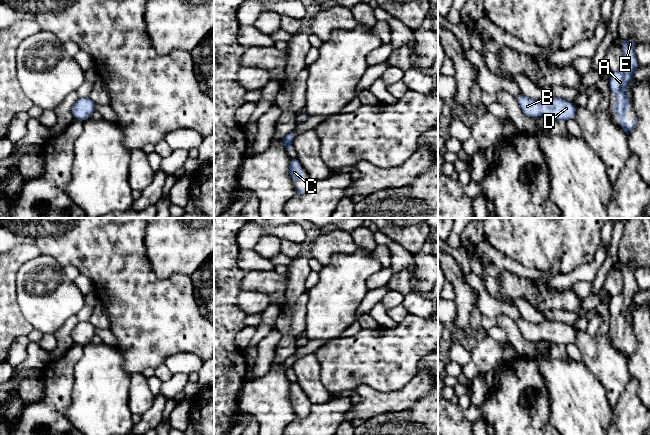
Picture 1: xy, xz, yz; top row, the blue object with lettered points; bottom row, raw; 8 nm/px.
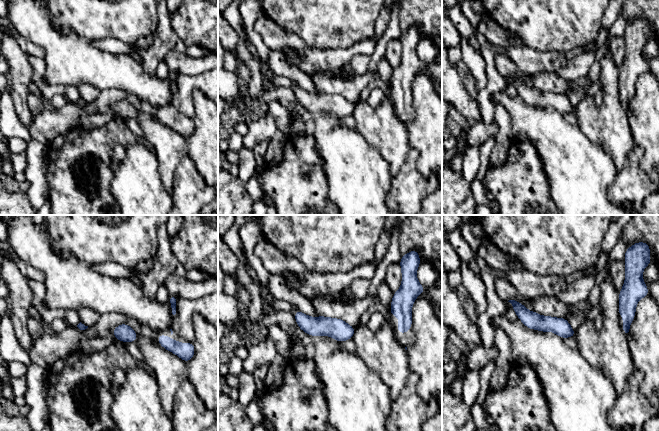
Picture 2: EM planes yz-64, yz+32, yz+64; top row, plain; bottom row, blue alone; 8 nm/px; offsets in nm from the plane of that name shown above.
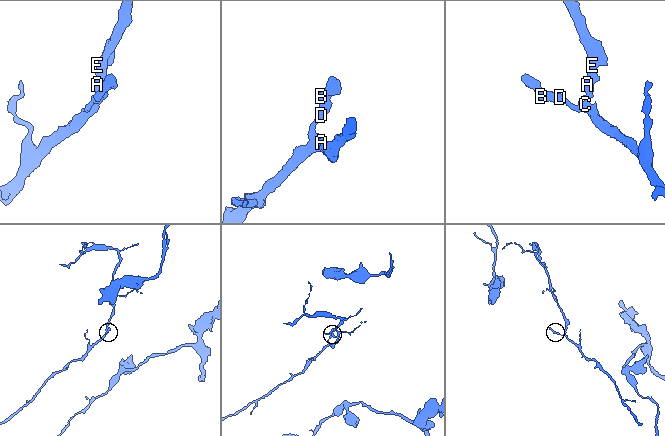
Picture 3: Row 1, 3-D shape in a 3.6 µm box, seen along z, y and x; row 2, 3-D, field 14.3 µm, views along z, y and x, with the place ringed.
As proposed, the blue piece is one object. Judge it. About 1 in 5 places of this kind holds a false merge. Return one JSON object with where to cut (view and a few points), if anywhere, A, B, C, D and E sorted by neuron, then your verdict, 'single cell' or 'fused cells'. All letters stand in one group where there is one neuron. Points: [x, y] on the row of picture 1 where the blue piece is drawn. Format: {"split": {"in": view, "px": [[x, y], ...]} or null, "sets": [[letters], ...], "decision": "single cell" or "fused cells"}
{"split": null, "sets": [["A", "B", "C", "D", "E"]], "decision": "single cell"}

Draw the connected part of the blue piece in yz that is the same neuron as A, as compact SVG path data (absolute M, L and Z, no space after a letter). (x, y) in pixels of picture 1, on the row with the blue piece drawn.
M633 38L621 40L623 50L623 66L620 70L610 74L609 88L611 95L619 96L619 103L612 104L610 109L619 115L618 122L622 130L628 135L629 132L637 125L637 118L634 119L633 125L628 126L625 119L625 113L631 105L631 100L626 94L628 84L634 80L634 72L640 67L635 56L636 43Z

